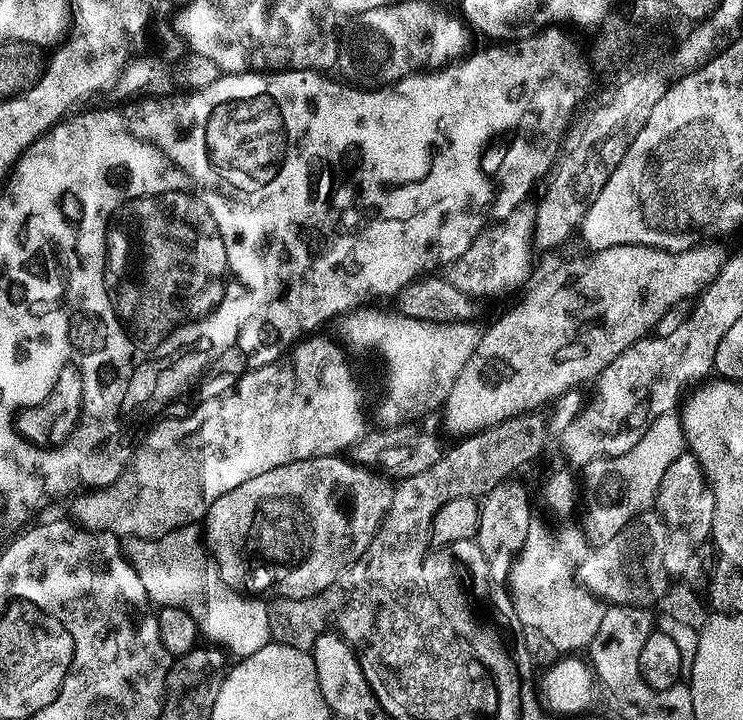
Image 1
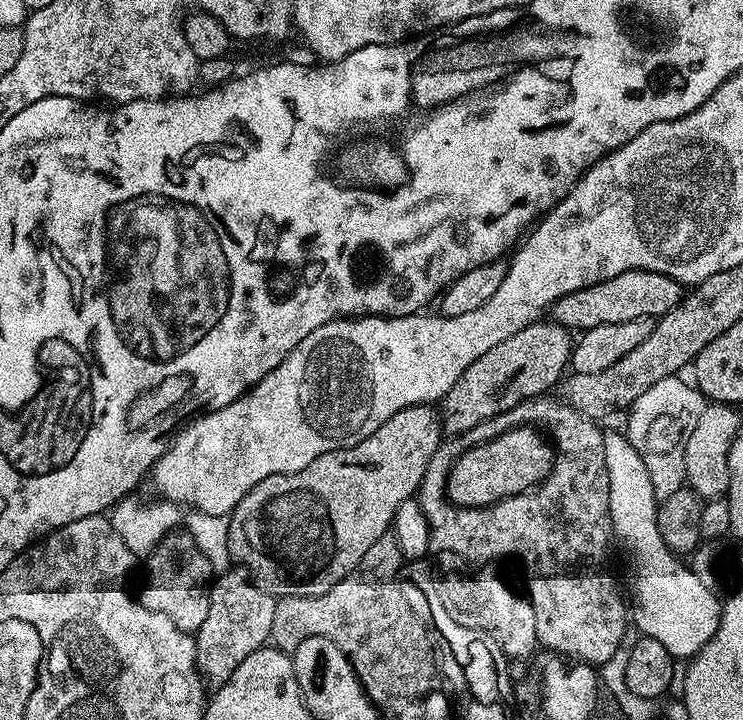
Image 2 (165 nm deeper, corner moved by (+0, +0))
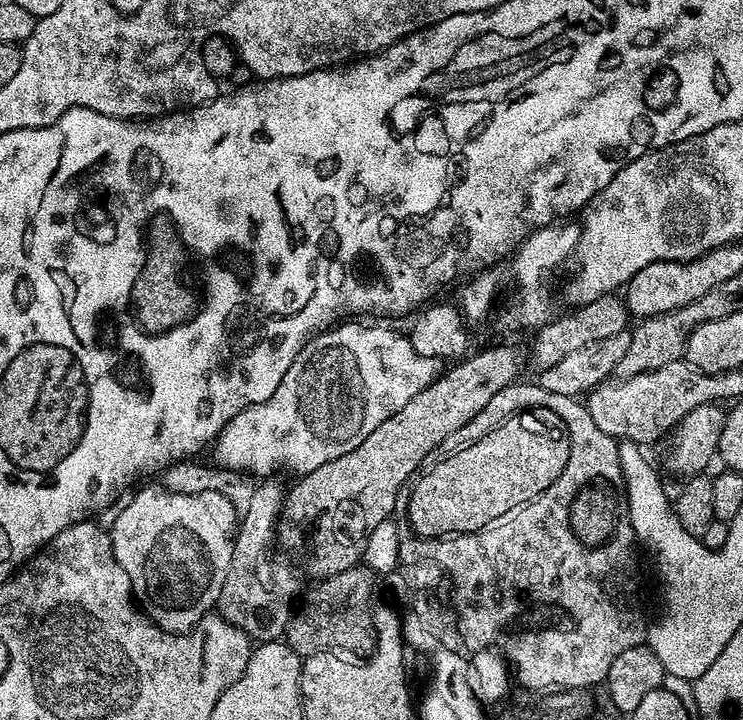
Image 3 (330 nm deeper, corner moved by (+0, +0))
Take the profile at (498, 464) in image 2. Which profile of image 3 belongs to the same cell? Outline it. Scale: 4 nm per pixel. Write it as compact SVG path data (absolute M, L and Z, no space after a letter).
M532 410L520 412L514 418L499 424L478 442L467 444L462 450L425 471L412 484L412 494L406 507L408 524L412 527L409 529L419 537L435 538L447 538L461 532L478 532L494 522L494 518L506 514L506 510L522 506L522 502L537 500L555 482L558 474L566 470L566 458L570 458L567 429L560 424L555 425L556 428L550 428L549 422L543 418L546 419Z

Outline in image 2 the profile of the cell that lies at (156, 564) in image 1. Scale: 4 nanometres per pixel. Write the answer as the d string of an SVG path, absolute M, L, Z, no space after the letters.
M125 498L110 512L110 519L118 538L122 538L122 542L126 542L133 557L146 558L156 549L156 545L160 543L162 537L183 525L188 535L195 540L196 547L202 550L202 554L212 565L224 566L229 563L228 522L225 517L195 510L185 510L181 505L173 504L163 498L157 499L157 504L135 504L134 501L135 499Z

